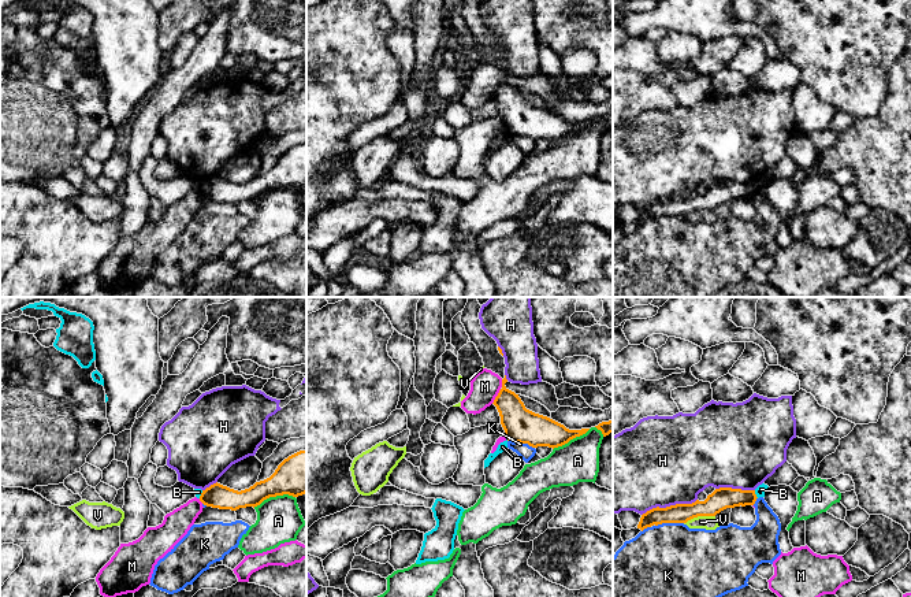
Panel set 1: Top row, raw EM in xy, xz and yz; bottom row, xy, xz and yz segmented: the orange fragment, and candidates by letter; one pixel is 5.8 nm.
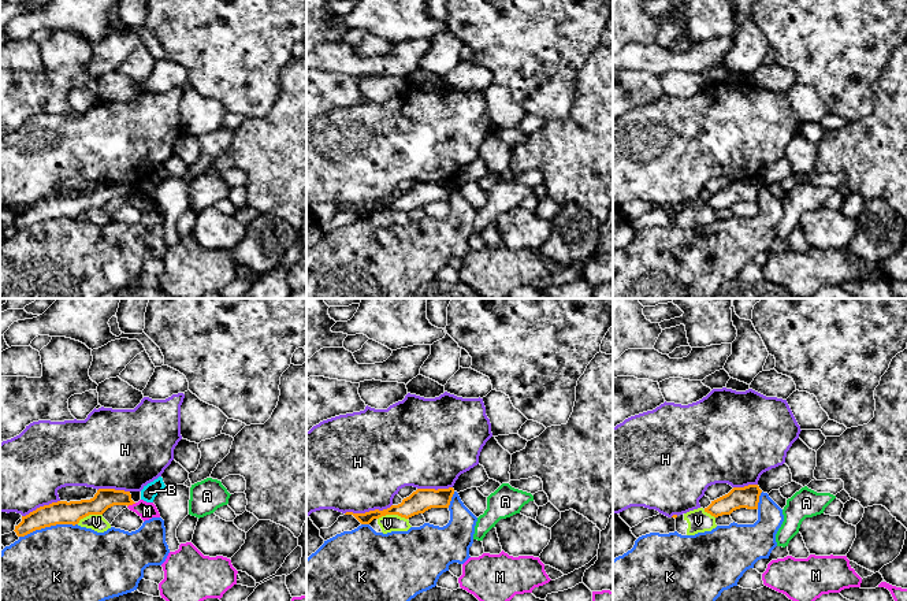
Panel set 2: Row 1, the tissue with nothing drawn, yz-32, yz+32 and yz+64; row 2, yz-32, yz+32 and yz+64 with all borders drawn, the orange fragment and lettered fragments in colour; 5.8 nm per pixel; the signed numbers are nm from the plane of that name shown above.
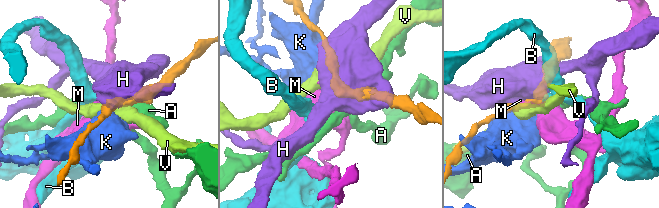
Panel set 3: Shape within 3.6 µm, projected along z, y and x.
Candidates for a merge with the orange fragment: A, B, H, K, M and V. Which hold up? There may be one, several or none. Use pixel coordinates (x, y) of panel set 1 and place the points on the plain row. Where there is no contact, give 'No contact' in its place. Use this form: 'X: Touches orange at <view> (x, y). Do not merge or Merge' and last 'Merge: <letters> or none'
A: Touches orange at xy (274, 189). Do not merge
B: Touches orange at yz (755, 188). Do not merge
H: Touches orange at yz (670, 199). Do not merge
K: Touches orange at yz (669, 215). Do not merge
M: Touches orange at xz (497, 89). Do not merge
V: Touches orange at yz (699, 208). Do not merge
Merge: none

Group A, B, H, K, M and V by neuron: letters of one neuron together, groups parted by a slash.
A / B / H / K / M / V

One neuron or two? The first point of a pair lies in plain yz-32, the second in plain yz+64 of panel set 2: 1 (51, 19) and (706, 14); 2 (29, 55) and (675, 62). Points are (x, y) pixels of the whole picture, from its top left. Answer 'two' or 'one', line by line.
1: one
2: one

